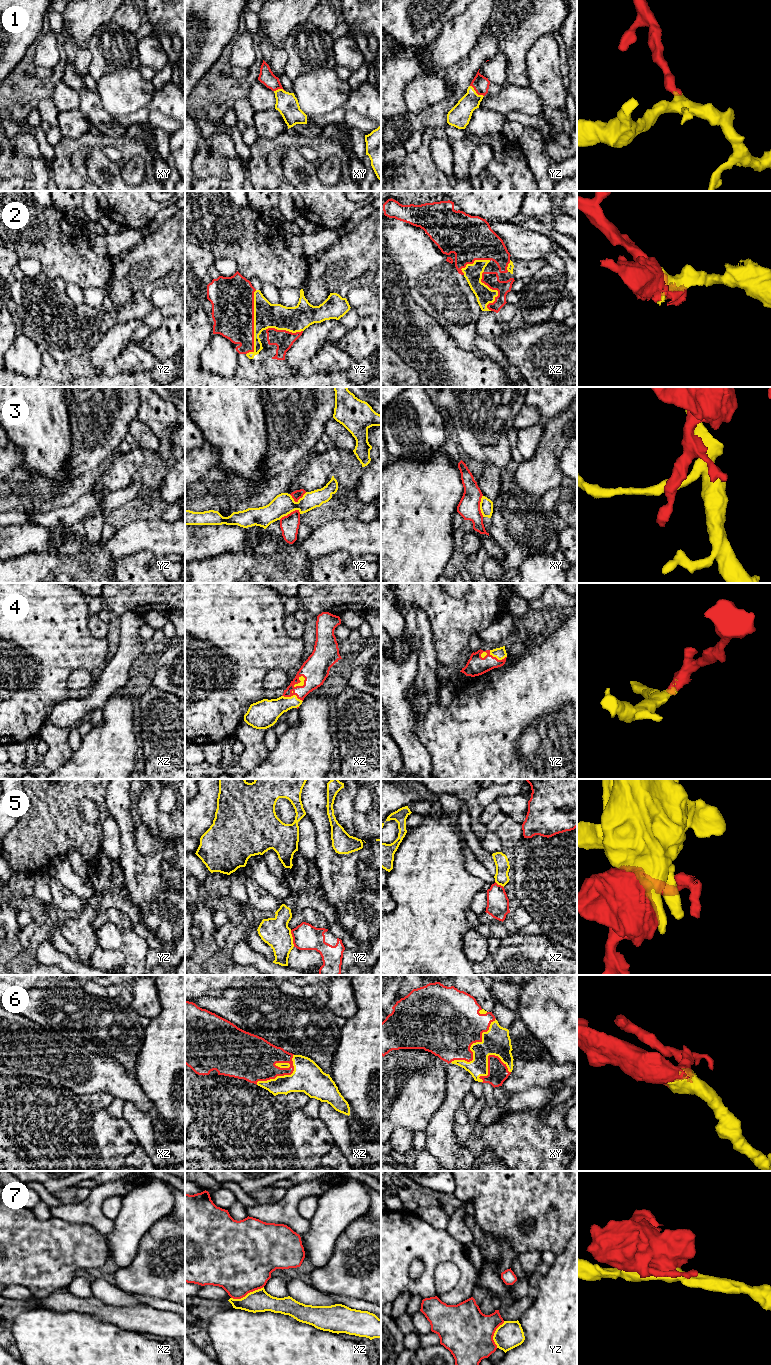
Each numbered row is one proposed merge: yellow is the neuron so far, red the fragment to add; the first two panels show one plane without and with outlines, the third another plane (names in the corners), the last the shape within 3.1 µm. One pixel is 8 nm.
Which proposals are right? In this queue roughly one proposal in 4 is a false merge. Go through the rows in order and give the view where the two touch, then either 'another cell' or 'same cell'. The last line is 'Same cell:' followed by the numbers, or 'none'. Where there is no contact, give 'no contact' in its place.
1: contact in yz; same cell
2: contact in yz; same cell
3: contact in yz; another cell
4: contact in xz; same cell
5: contact in yz; another cell
6: contact in xy; same cell
7: contact in xz; another cell
Same cell: 1, 2, 4, 6

